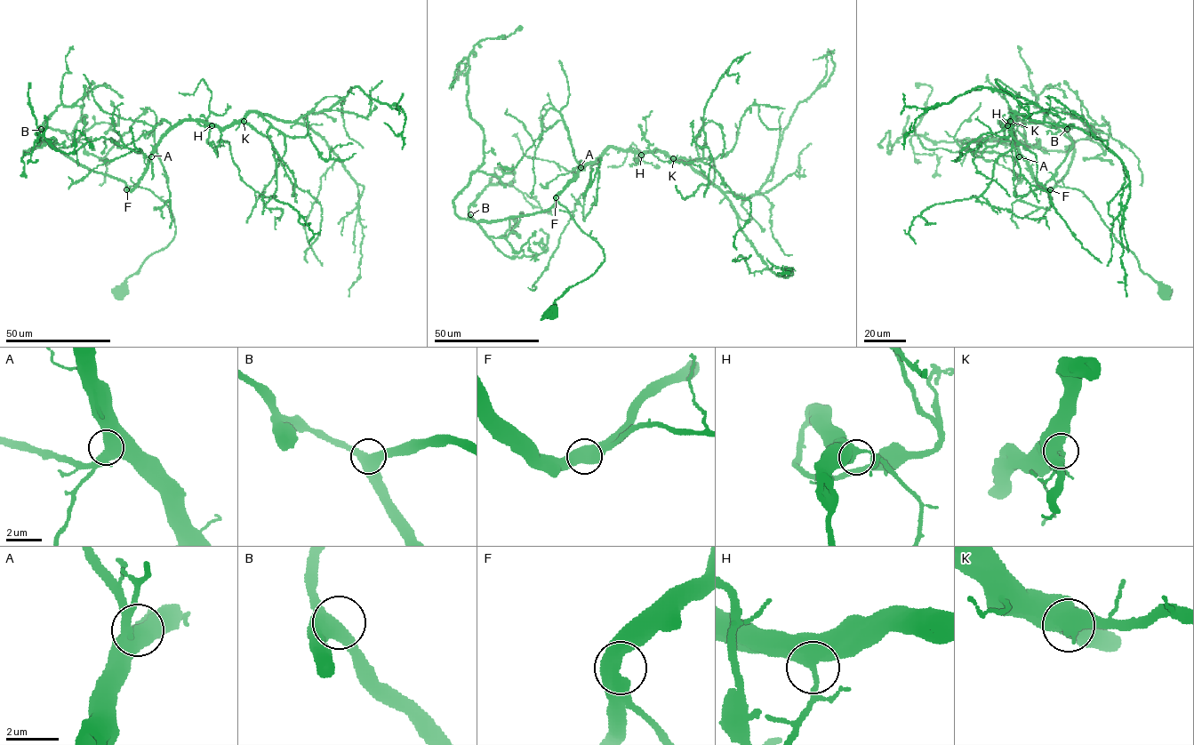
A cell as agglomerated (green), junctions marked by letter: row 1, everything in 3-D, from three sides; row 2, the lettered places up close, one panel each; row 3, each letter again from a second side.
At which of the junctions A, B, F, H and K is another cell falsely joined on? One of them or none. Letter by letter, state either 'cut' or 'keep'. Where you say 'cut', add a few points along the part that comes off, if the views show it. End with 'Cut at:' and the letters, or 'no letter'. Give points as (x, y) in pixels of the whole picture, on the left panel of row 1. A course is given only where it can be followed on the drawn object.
A: keep
B: keep
F: keep
H: keep
K: keep
Cut at: no letter

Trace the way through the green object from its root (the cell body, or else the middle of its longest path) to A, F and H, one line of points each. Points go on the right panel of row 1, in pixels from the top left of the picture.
A: (1165, 292), (1140, 268), (1134, 255), (1116, 239), (1082, 192), (1059, 186), (1045, 189), (1019, 156)
F: (1165, 292), (1140, 268), (1134, 255), (1116, 239), (1082, 192), (1059, 186), (1050, 189)
H: (1165, 292), (1082, 192), (1038, 184), (1015, 136), (999, 121), (1007, 125)

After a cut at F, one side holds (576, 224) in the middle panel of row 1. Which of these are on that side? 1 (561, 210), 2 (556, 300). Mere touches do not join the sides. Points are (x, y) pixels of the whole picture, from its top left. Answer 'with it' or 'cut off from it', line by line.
1: with it
2: with it

